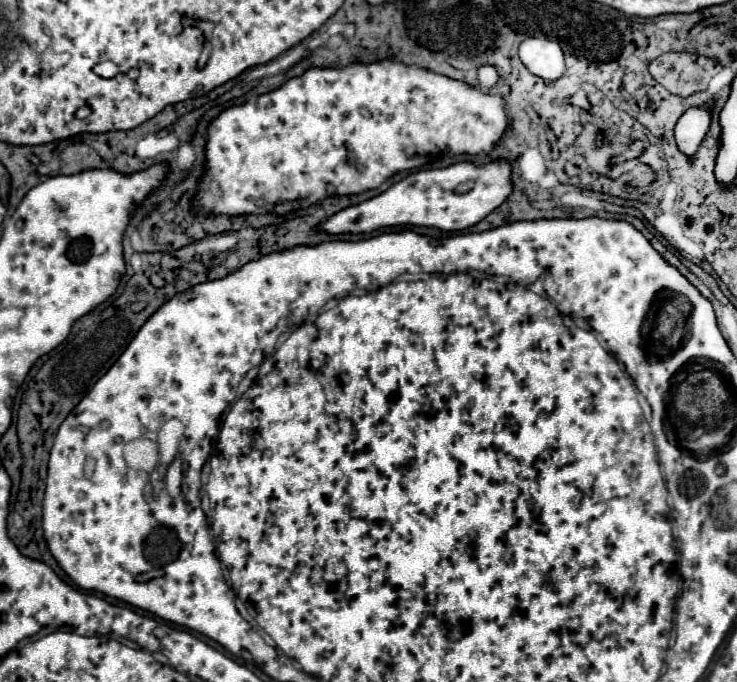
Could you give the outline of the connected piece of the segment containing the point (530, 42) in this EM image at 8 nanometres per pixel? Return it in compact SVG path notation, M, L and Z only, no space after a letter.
M528 38L520 44L522 64L544 80L558 80L566 74L564 52L558 42L548 38Z

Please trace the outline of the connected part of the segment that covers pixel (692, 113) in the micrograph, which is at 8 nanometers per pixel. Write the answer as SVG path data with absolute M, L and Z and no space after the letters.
M688 108L676 124L674 138L684 156L690 160L696 156L710 126L710 108Z

